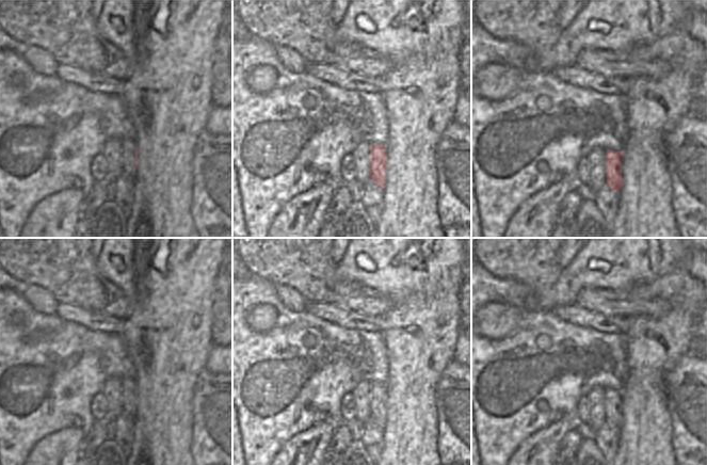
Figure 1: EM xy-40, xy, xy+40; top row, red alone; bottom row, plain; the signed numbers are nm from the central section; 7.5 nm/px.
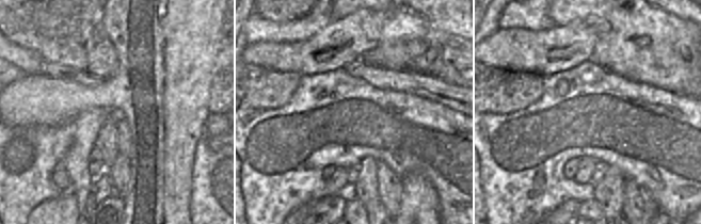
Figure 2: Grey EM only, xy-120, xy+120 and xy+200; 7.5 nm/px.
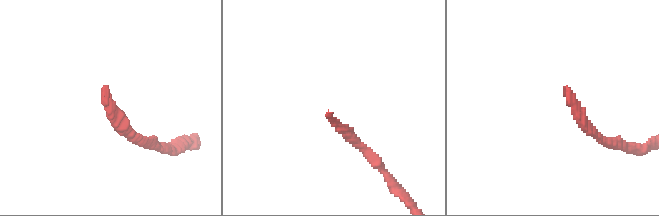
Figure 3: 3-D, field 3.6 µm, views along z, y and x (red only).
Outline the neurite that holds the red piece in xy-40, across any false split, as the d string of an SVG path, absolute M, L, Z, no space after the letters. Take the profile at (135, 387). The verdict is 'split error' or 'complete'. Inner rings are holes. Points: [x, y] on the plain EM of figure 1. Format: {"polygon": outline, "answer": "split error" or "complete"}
{"polygon": "M120 378L120 396L123 398L123 412L135 419L138 407L138 388L132 378Z", "answer": "split error"}

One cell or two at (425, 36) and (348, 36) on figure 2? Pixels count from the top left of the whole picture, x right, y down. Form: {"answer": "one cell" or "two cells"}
{"answer": "two cells"}

